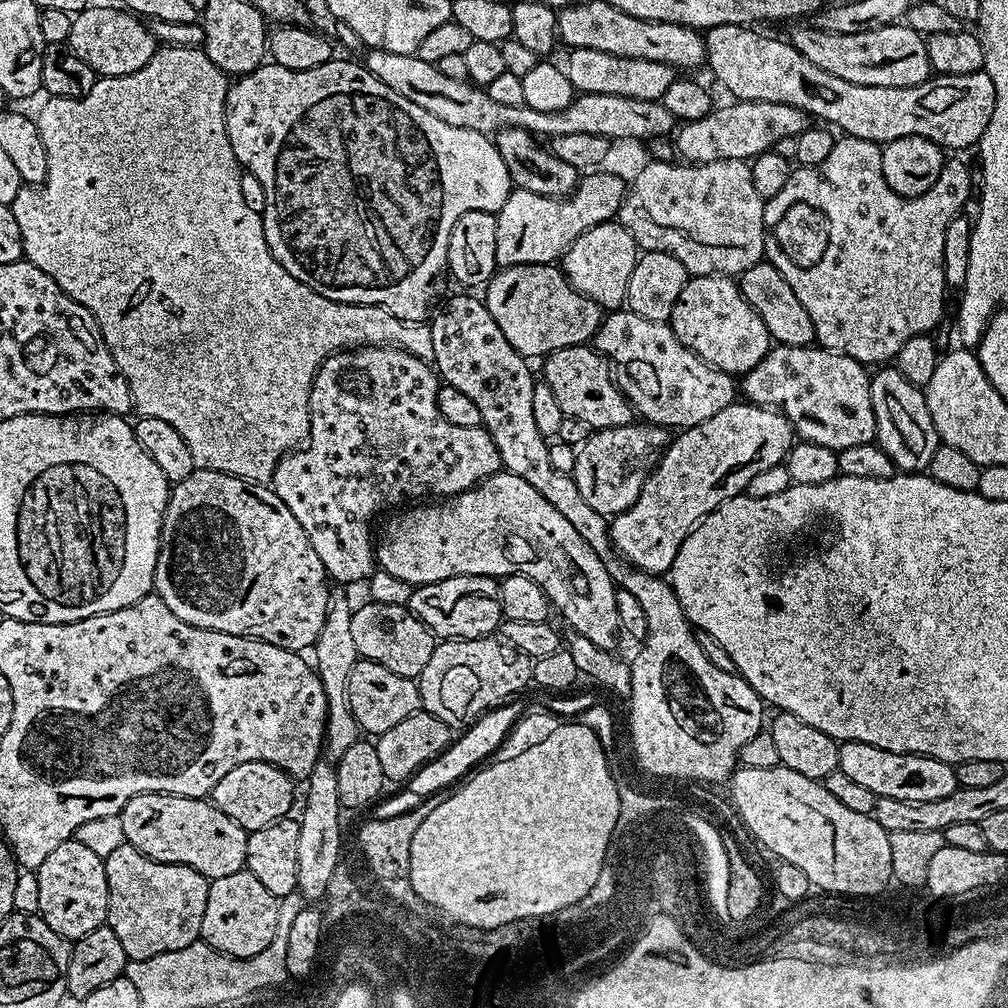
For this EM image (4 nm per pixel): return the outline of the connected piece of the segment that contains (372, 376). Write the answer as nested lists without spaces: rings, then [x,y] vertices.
[[[361,346],[351,350],[341,350],[332,353],[322,362],[322,366],[316,372],[316,377],[310,390],[310,430],[308,439],[299,450],[293,450],[281,458],[276,464],[276,469],[270,481],[273,492],[286,502],[290,514],[298,518],[302,530],[306,530],[306,538],[310,538],[310,546],[322,558],[324,571],[333,581],[340,584],[356,584],[367,581],[373,572],[377,571],[376,544],[374,536],[372,540],[372,523],[379,512],[387,508],[400,510],[405,506],[415,505],[417,502],[428,502],[433,498],[451,498],[462,494],[466,490],[476,487],[487,476],[493,476],[501,471],[502,463],[498,446],[494,444],[494,438],[482,427],[467,428],[466,426],[452,425],[439,410],[439,392],[442,387],[440,376],[434,371],[433,365],[426,360],[419,360],[414,354],[404,352],[400,348],[391,346]]]

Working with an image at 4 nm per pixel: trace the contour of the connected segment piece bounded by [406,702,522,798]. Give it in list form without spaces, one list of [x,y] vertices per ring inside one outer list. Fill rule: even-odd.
[[[505,702],[500,707],[485,712],[475,724],[463,729],[449,744],[446,751],[440,753],[435,760],[425,764],[424,767],[419,768],[412,775],[412,779],[407,781],[406,788],[409,788],[416,795],[416,798],[427,798],[439,793],[441,791],[439,788],[444,788],[447,784],[453,783],[452,785],[455,785],[461,779],[459,776],[463,772],[469,771],[468,773],[471,773],[477,765],[489,759],[487,756],[492,751],[495,750],[496,752],[504,744],[509,732],[517,725],[521,716],[522,709],[520,710],[516,702]],[[479,760],[484,761],[479,762]]]

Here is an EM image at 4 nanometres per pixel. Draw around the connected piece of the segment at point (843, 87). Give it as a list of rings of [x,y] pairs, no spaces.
[[[714,26],[703,33],[706,68],[716,75],[717,82],[732,95],[729,97],[733,101],[782,102],[801,109],[809,117],[822,119],[819,121],[847,136],[862,138],[863,141],[874,141],[882,146],[898,138],[918,136],[934,142],[948,152],[975,147],[994,114],[994,82],[982,70],[968,75],[937,75],[913,87],[858,85],[818,68],[787,39],[763,36],[760,32],[763,31],[755,27]]]

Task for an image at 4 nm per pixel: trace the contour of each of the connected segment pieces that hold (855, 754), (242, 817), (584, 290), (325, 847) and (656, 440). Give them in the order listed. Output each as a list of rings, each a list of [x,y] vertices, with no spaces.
[[[853,740],[840,744],[838,770],[853,782],[866,786],[866,790],[874,790],[877,798],[902,798],[902,802],[935,802],[938,798],[950,798],[958,787],[955,767],[938,758],[898,754]]]
[[[251,760],[242,762],[242,766],[234,766],[230,774],[223,776],[218,781],[218,786],[214,786],[210,800],[218,810],[222,810],[222,814],[226,814],[226,818],[234,818],[234,822],[238,822],[238,826],[242,826],[245,832],[249,833],[254,830],[262,830],[262,826],[270,826],[274,822],[285,819],[291,813],[288,811],[292,808],[292,784],[294,784],[293,777],[278,766]]]
[[[619,222],[599,224],[586,234],[575,237],[567,245],[562,257],[562,271],[578,294],[590,298],[599,304],[601,309],[616,310],[628,299],[630,274],[638,259],[638,245],[634,237]]]
[[[327,760],[316,763],[306,778],[308,790],[302,814],[299,815],[298,834],[298,882],[297,891],[308,902],[321,901],[326,894],[328,882],[340,865],[342,858],[342,836],[340,834],[340,812],[342,805],[338,798],[338,780],[335,765]]]
[[[647,422],[593,431],[587,442],[576,448],[576,465],[571,478],[578,486],[578,494],[582,494],[587,504],[606,518],[630,510],[630,506],[638,502],[638,494],[642,494],[649,472],[656,467],[656,461],[669,443],[669,429]]]

